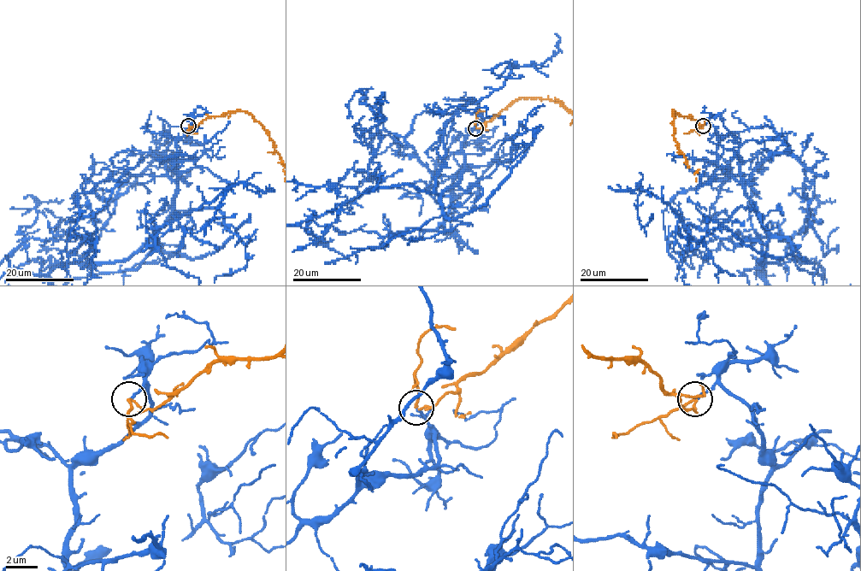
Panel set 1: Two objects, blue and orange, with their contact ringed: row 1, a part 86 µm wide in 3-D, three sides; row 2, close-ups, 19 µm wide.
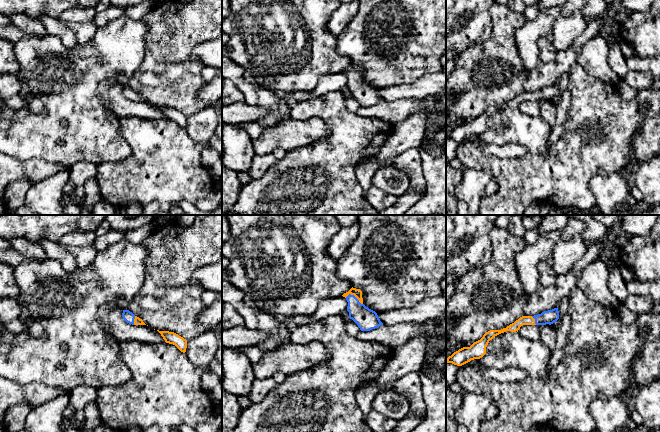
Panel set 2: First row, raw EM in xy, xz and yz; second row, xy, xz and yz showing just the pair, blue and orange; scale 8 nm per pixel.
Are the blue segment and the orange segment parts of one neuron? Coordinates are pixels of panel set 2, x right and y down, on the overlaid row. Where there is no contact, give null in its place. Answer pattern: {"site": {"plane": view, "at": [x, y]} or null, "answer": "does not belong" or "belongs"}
{"site": {"plane": "xz", "at": [354, 296]}, "answer": "does not belong"}

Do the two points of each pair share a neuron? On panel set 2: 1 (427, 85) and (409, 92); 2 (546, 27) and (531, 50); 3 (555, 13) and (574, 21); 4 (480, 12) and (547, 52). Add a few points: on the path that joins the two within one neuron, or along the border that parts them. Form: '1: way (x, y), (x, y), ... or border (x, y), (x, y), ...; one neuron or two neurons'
1: way (423, 87), (413, 91); one neuron
2: way (540, 32), (531, 41), (531, 44); one neuron
3: border (560, 15), (554, 23), (551, 34); two neurons
4: border (489, 10), (491, 34), (484, 41); two neurons

